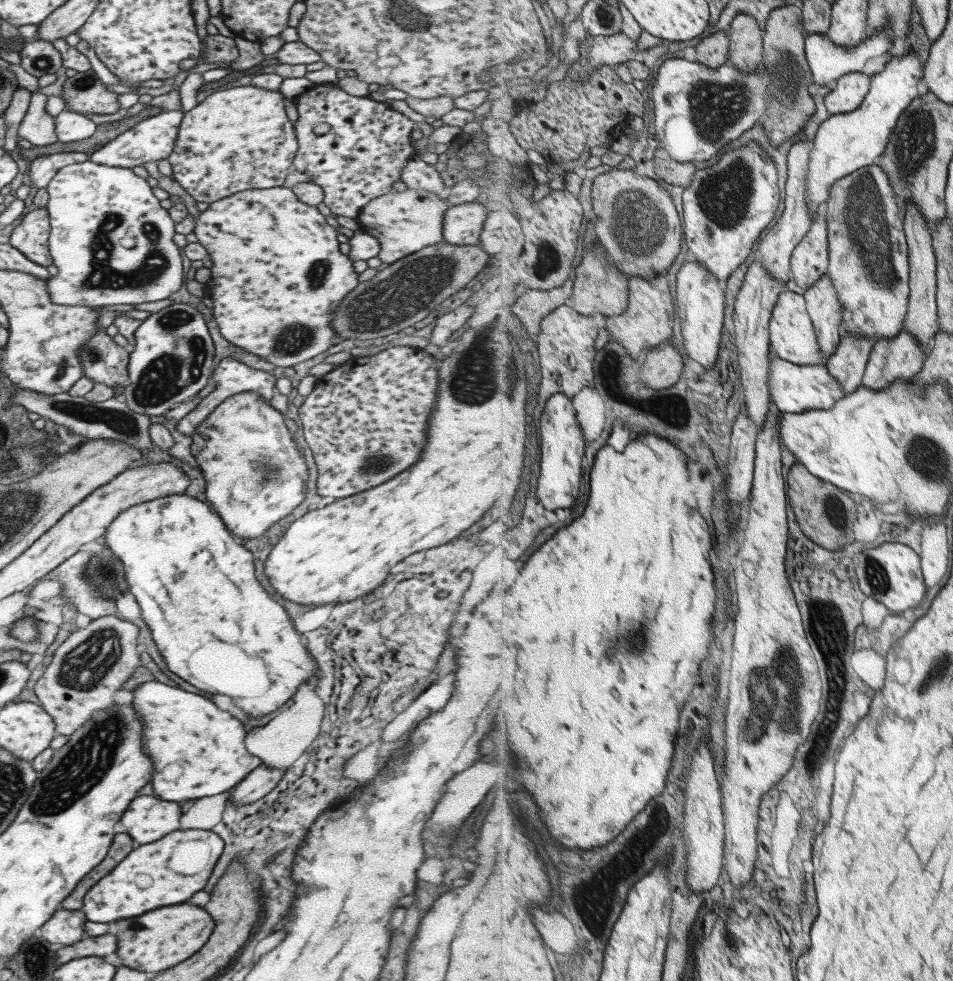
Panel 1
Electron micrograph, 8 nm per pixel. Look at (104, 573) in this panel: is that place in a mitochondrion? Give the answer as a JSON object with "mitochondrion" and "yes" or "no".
{"mitochondrion":"yes"}

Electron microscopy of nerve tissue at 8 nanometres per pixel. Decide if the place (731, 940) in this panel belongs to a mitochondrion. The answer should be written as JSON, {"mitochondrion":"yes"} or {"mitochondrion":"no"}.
{"mitochondrion":"yes"}

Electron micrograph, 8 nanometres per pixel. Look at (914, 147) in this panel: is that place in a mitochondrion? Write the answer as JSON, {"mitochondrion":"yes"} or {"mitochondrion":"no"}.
{"mitochondrion":"yes"}

